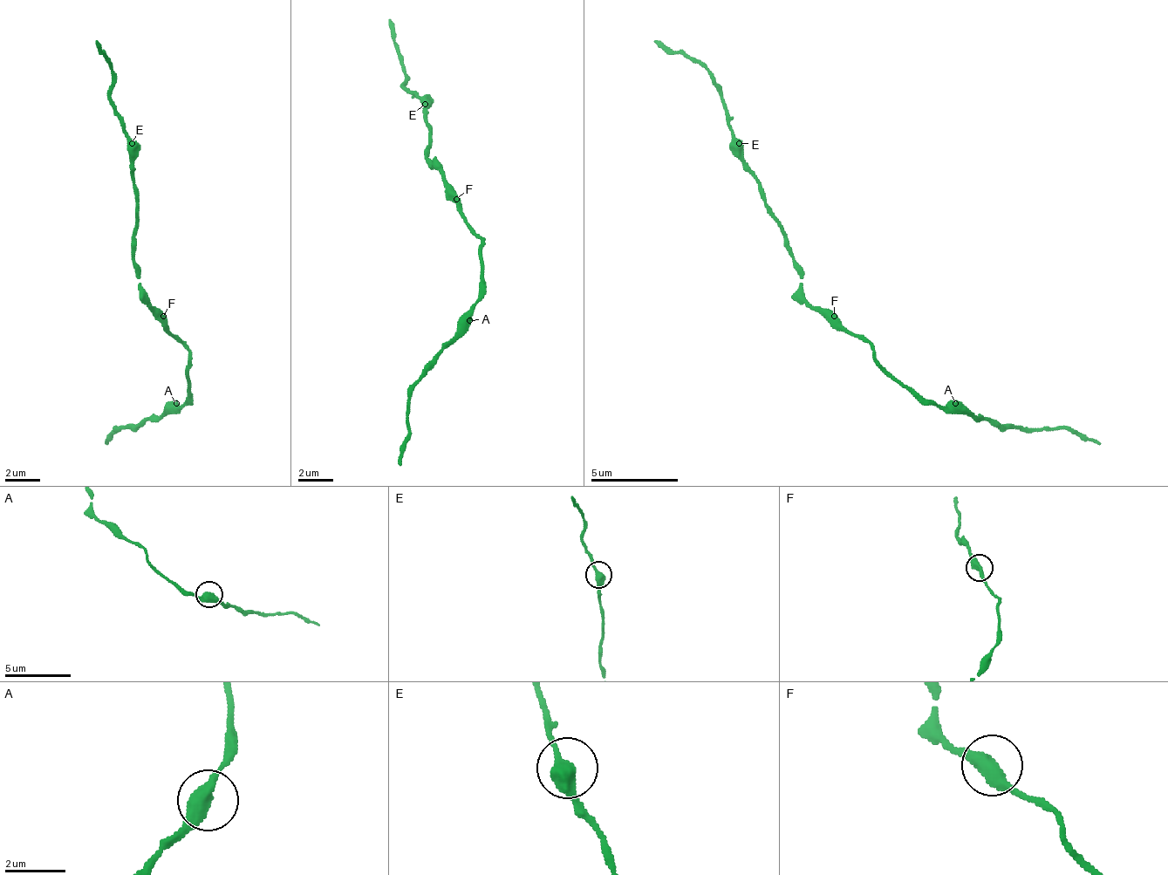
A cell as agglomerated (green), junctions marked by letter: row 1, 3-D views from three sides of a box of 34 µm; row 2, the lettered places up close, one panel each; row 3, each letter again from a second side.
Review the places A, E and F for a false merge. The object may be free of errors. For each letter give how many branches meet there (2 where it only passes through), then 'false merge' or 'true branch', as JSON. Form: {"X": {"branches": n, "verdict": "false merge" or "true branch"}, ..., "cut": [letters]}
{"A": {"branches": 2, "verdict": "true branch"}, "E": {"branches": 2, "verdict": "false merge"}, "F": {"branches": 2, "verdict": "true branch"}, "cut": ["E"]}

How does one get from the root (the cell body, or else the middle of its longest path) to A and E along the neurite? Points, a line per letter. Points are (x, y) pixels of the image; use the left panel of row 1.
A: (159, 311), (163, 324), (189, 351), (189, 394), (176, 407), (176, 403)
E: (159, 311), (141, 294), (141, 268), (133, 259), (133, 234), (137, 229), (133, 142)

